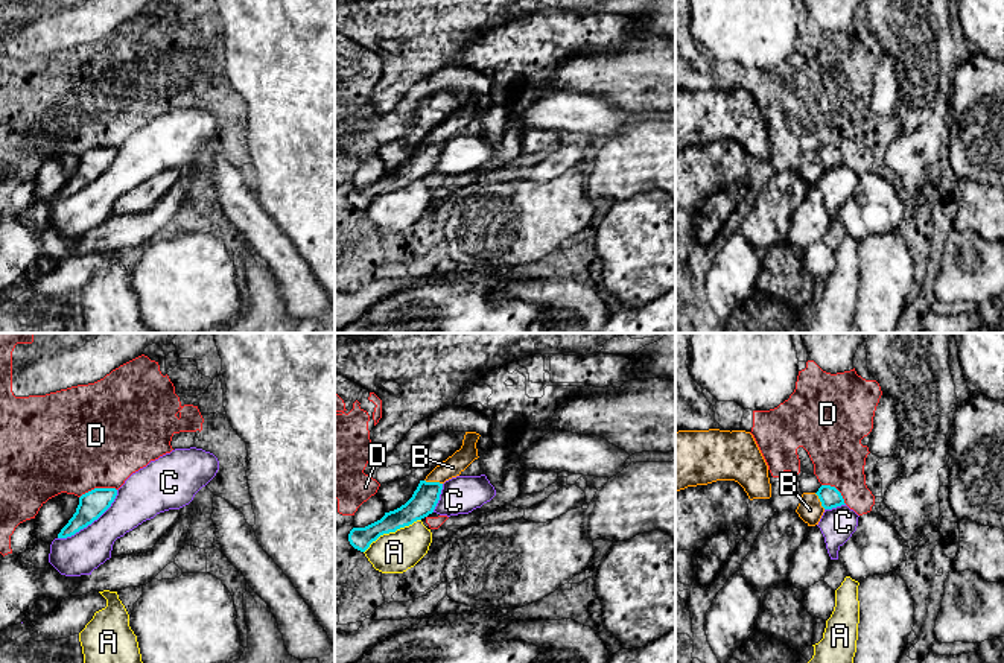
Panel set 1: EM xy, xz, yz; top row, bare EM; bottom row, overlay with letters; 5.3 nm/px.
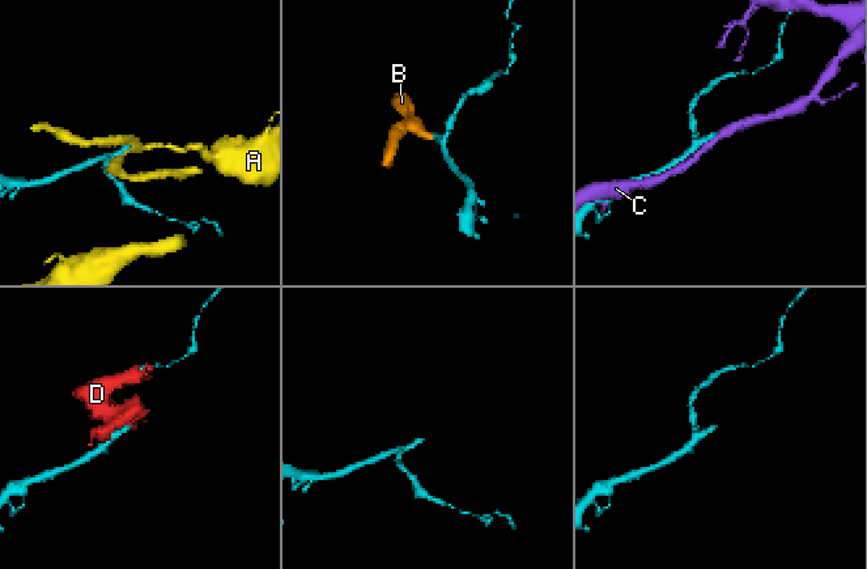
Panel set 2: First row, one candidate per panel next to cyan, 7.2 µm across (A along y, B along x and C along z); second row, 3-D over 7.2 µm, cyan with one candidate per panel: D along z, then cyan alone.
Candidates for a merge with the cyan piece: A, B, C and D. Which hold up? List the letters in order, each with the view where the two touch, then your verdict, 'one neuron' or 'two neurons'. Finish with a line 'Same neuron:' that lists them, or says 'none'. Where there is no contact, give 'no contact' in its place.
A: contact in xz; two neurons
B: contact in xz; one neuron
C: contact in xy; two neurons
D: contact in xy; two neurons
Same neuron: B

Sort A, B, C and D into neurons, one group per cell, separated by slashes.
A / B / C / D

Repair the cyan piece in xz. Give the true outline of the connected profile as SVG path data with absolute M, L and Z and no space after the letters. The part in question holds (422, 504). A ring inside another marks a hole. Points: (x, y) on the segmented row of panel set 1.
M465 432L461 449L437 465L424 481L420 481L412 497L405 505L385 512L380 520L365 528L353 528L348 534L350 544L365 552L380 535L396 532L432 514L440 500L443 484L459 476L479 458L476 449L479 436L476 432Z

